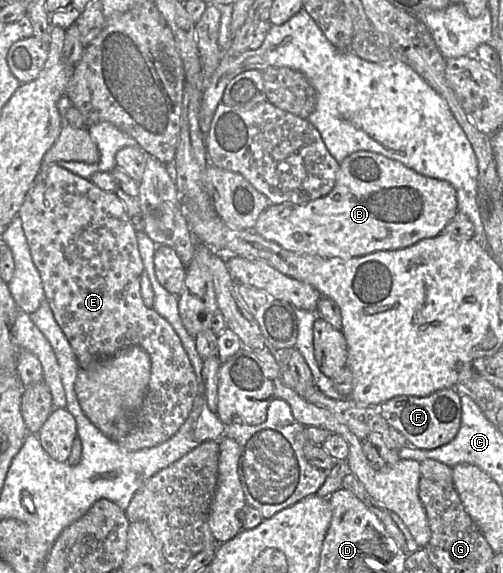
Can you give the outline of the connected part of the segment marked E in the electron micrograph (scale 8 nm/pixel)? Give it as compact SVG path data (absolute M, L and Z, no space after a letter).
M54 164L48 168L45 178L31 187L18 215L45 297L77 357L79 368L88 368L131 346L142 347L150 357L151 376L142 405L132 419L131 431L116 442L129 451L138 451L167 441L179 430L192 409L198 392L197 378L173 327L143 302L141 275L144 265L138 249L137 231L123 202L115 193L106 192L91 180Z

